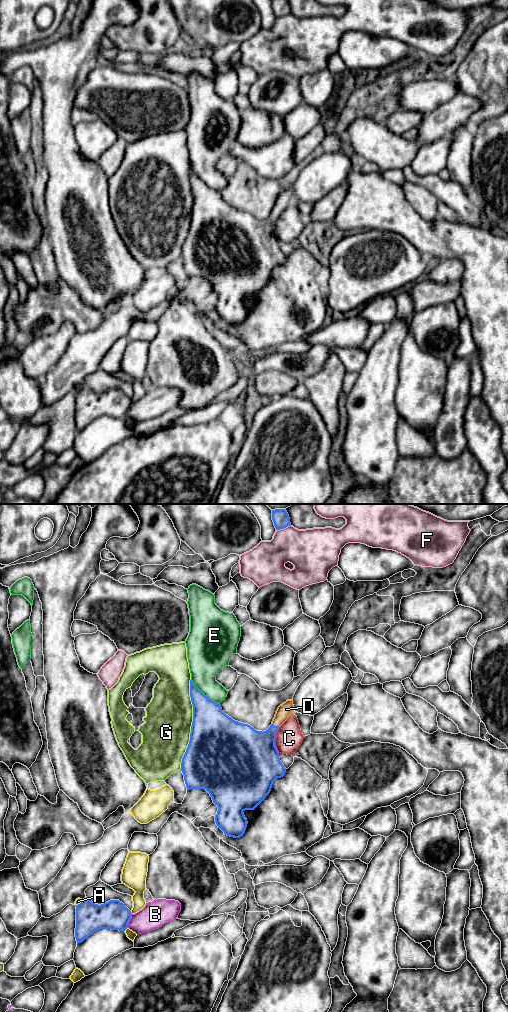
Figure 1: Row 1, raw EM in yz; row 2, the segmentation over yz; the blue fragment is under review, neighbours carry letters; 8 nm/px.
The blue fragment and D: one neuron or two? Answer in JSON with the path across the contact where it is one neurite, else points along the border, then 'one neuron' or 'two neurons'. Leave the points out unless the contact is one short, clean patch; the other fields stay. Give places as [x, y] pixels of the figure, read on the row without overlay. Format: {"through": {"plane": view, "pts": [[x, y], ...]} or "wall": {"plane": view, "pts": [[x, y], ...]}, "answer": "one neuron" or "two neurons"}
{"through": {"plane": "yz", "pts": [[256, 238], [276, 214], [277, 209], [286, 197]]}, "answer": "one neuron"}

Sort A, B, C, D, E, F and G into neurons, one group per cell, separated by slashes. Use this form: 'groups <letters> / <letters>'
groups A / B / C / D / E / F / G

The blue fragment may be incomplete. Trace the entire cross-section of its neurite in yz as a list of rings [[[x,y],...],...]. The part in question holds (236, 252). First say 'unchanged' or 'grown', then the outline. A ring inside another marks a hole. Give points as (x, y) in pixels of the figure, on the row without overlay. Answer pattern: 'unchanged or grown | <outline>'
grown | [[[190,168],[193,210],[190,229],[182,246],[181,259],[187,279],[205,277],[218,295],[215,310],[225,323],[239,326],[247,315],[245,298],[254,298],[270,281],[273,270],[285,263],[286,256],[275,234],[280,214],[294,199],[293,187],[287,188],[276,199],[266,219],[257,219],[248,212],[226,203],[219,191],[210,188]]]

